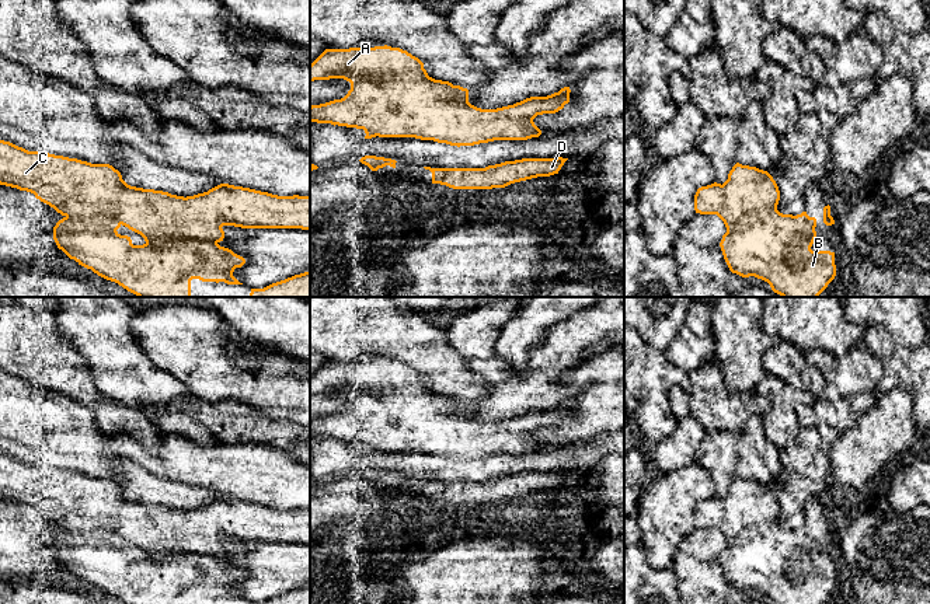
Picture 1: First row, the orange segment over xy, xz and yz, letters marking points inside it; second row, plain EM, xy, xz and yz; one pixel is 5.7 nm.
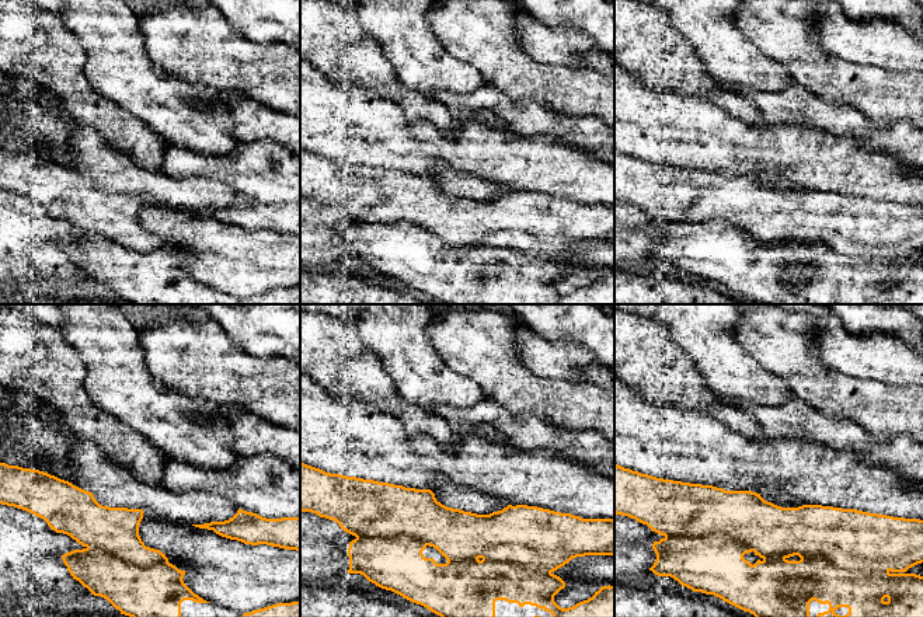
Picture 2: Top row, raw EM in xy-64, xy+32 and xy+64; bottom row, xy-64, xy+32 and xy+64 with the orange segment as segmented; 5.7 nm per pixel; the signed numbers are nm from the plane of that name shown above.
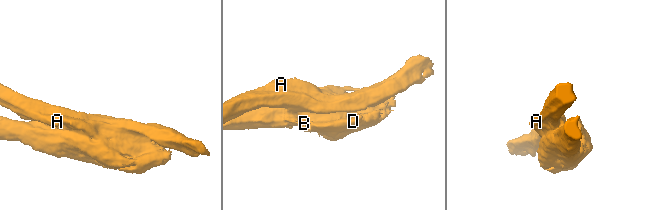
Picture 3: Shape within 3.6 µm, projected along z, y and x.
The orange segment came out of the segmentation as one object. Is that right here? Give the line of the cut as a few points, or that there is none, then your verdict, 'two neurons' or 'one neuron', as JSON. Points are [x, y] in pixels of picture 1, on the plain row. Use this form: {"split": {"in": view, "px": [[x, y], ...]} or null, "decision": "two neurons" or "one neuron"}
{"split": {"in": "xz", "px": [[333, 391], [411, 393], [422, 397], [414, 418], [435, 418]]}, "decision": "two neurons"}

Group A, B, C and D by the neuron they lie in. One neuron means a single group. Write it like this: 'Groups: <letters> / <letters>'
Groups: A B D / C

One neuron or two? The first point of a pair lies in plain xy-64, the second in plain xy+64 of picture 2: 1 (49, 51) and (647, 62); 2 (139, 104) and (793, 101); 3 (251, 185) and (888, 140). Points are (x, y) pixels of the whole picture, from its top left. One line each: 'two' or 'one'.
1: one
2: two
3: two

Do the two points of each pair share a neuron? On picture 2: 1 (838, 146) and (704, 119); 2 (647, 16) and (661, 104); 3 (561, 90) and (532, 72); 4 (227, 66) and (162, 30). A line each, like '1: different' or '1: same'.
1: same
2: different
3: same
4: same

